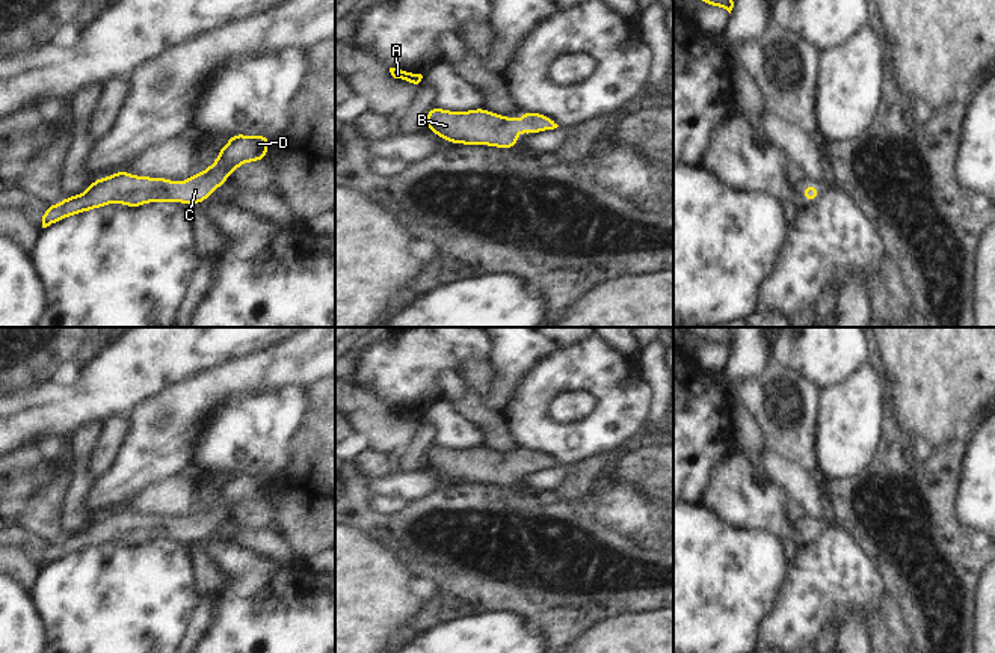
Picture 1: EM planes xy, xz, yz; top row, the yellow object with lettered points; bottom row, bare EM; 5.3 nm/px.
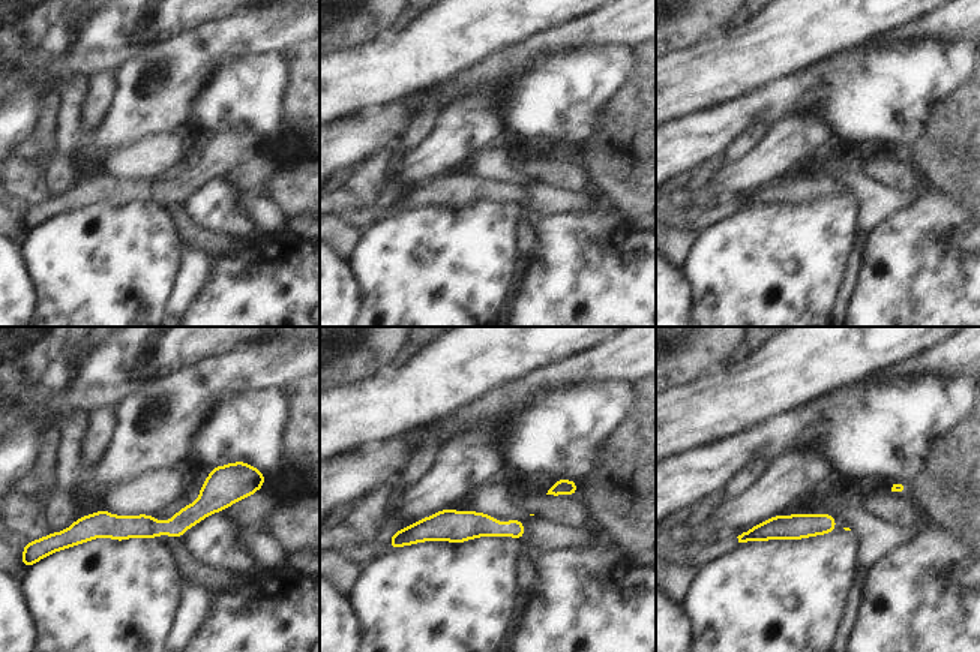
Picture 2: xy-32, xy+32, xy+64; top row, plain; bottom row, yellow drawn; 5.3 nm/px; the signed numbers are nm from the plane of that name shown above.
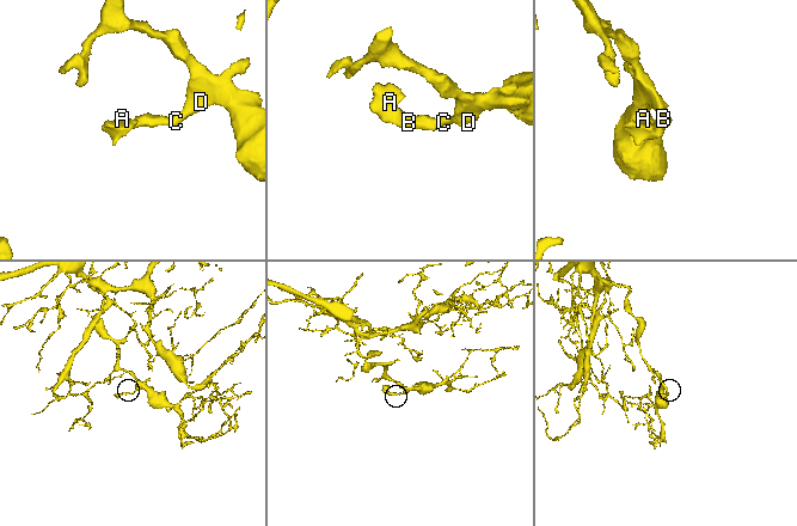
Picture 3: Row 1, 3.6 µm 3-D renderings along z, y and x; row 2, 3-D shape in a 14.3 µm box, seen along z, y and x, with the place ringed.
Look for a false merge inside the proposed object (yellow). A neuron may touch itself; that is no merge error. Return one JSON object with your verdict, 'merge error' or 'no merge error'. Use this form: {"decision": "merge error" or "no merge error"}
{"decision": "no merge error"}

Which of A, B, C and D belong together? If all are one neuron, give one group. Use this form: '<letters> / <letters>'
A B C D

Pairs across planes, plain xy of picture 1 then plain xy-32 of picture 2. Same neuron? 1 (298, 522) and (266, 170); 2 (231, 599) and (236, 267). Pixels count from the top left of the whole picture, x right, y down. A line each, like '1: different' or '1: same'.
1: different
2: same

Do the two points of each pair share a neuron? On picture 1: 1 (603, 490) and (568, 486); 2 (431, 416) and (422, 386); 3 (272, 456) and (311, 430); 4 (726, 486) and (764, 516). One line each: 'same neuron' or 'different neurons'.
1: different neurons
2: different neurons
3: different neurons
4: same neuron

